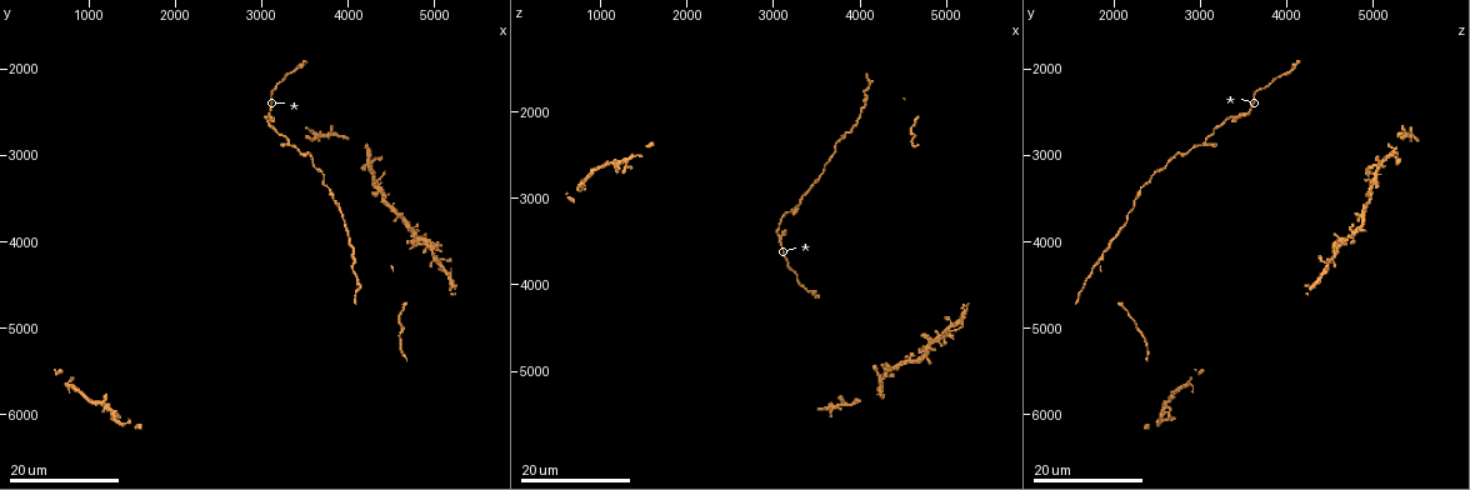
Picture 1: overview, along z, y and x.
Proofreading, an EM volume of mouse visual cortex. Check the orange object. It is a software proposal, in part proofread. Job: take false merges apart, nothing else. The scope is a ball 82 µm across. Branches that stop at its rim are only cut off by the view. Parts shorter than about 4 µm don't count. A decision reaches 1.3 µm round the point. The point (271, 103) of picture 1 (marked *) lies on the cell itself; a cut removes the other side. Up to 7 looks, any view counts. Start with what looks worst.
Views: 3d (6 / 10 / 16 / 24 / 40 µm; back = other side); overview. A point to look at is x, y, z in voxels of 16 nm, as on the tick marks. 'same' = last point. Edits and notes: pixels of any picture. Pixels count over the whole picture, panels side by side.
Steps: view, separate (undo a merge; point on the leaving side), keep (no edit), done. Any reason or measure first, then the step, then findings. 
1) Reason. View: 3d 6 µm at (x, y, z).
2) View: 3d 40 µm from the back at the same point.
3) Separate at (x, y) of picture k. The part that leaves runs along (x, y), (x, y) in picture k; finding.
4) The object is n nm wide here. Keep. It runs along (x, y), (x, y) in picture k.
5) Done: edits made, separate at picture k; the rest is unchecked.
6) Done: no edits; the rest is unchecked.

Arms part here. View: 3d 24 µm at (3300, 2900, 3100).

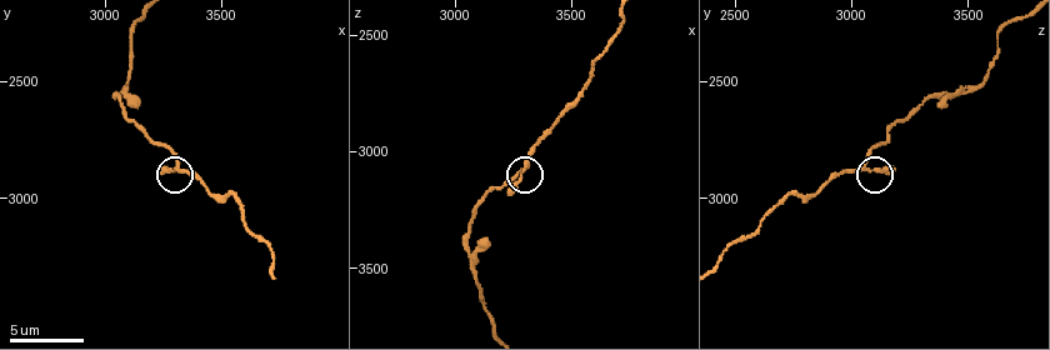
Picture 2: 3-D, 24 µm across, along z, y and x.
View: 3d 6 µm at (3300, 2870, 3050).

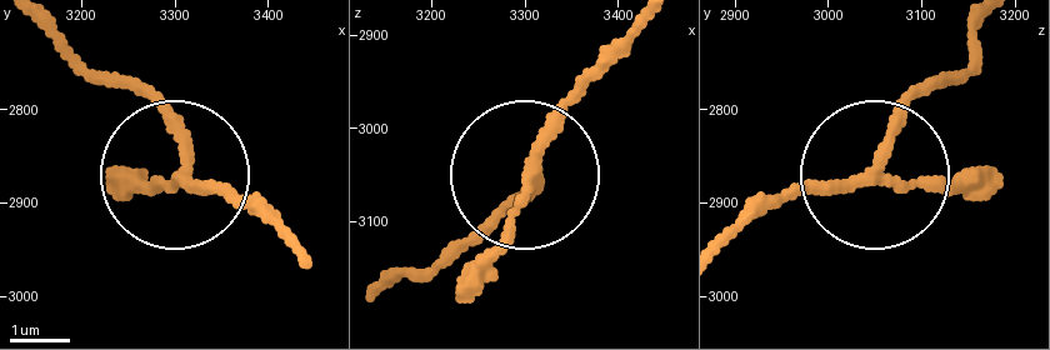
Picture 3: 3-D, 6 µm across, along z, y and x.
The object is 170 nm wide here. Keep. It runs along (44, 24), (134, 83), (169, 128), (179, 173), (109, 173) in picture 3; one cell here.

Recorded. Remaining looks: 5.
Thick turns thin. View: 3d 24 µm at (4100, 4150, 1850).

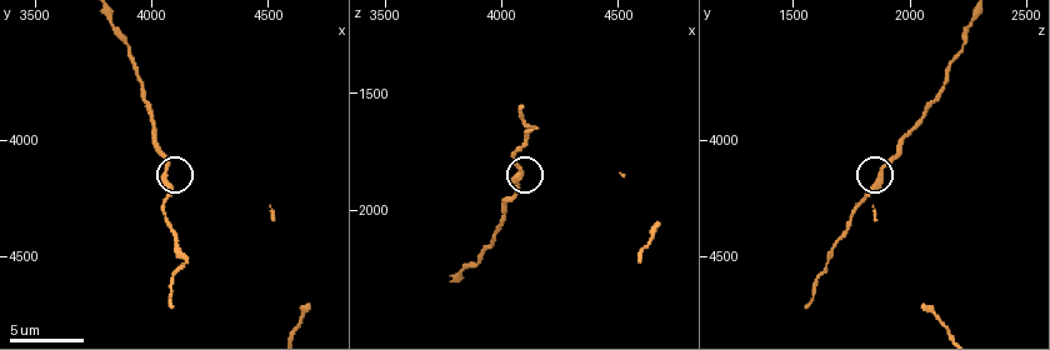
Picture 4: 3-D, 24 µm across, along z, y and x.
View: 3d 10 µm at (4070, 4120, 1890).

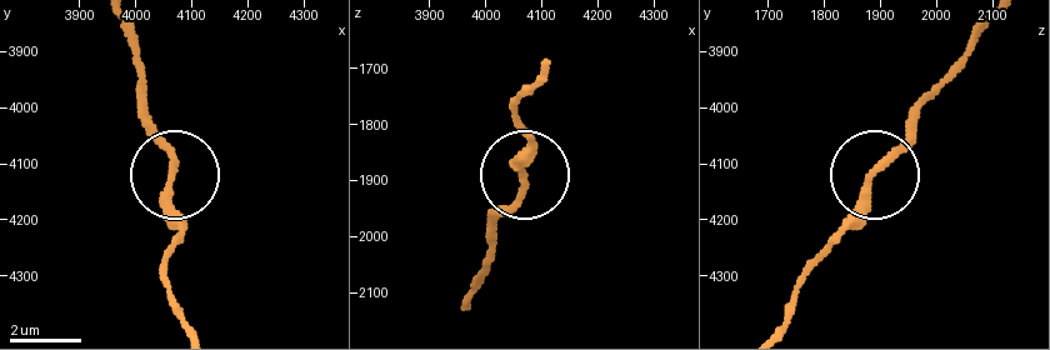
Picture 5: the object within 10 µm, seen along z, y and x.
Keep. It runs along (466, 303), (499, 215), (523, 185), (516, 159), (525, 126) in picture 5; one cell here.

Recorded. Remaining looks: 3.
Calibre changes. View: 3d 6 µm at (3560, 2990, 2730).

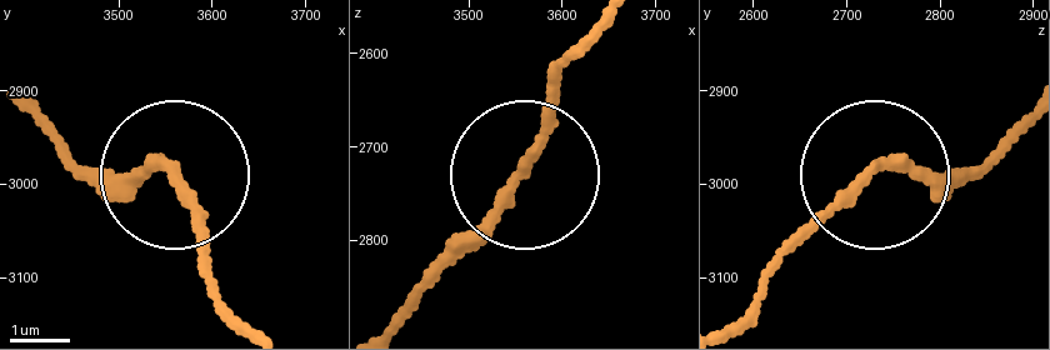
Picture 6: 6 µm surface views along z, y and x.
Keep. Continuous, no second cell.

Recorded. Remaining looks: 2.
Calibre changes. View: 3d 10 µm at (3130, 2280, 3640).

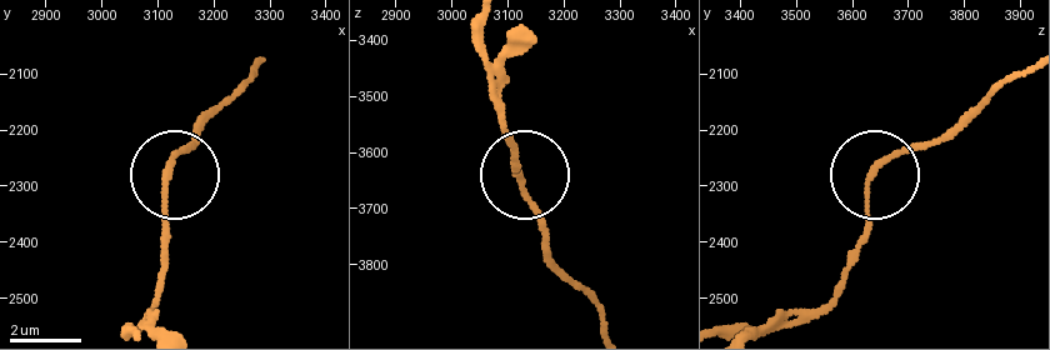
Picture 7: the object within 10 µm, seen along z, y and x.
View: 3d 6 µm at (3115, 2275, 3640).

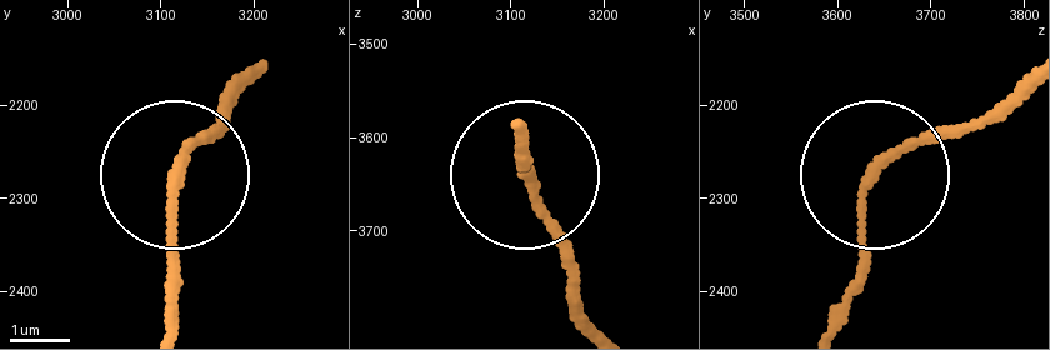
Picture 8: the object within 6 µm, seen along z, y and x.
Keep. One cell here.

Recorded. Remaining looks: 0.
Done: no edits; the rest is unchecked.

